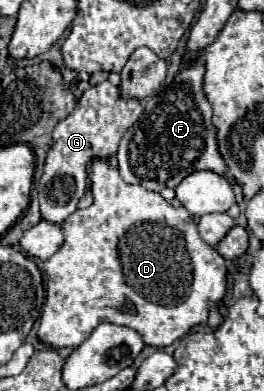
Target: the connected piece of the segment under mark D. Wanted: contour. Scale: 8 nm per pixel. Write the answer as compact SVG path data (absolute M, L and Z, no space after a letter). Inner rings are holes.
M93 159L91 161L91 167L89 167L89 181L91 181L91 195L93 195L93 203L87 207L87 209L77 209L73 215L69 215L65 221L63 221L63 235L65 235L65 241L63 245L59 247L59 251L49 257L43 265L43 271L47 275L47 285L45 285L45 305L43 305L43 311L41 311L41 323L39 323L39 331L37 331L37 337L41 343L45 343L47 347L53 347L53 349L63 349L63 347L79 347L89 335L91 331L99 325L99 323L115 323L115 325L125 325L125 327L131 327L135 329L145 345L153 345L153 347L167 347L171 345L173 341L177 341L179 337L183 337L185 333L191 331L191 327L195 325L201 325L207 321L209 317L209 309L219 303L225 293L227 293L227 265L225 265L225 259L217 253L217 249L209 247L197 233L197 223L193 219L193 215L185 209L185 207L173 207L171 203L167 203L159 193L155 191L149 191L141 185L131 185L131 183L125 183L119 175L119 169L113 167L107 159Z

